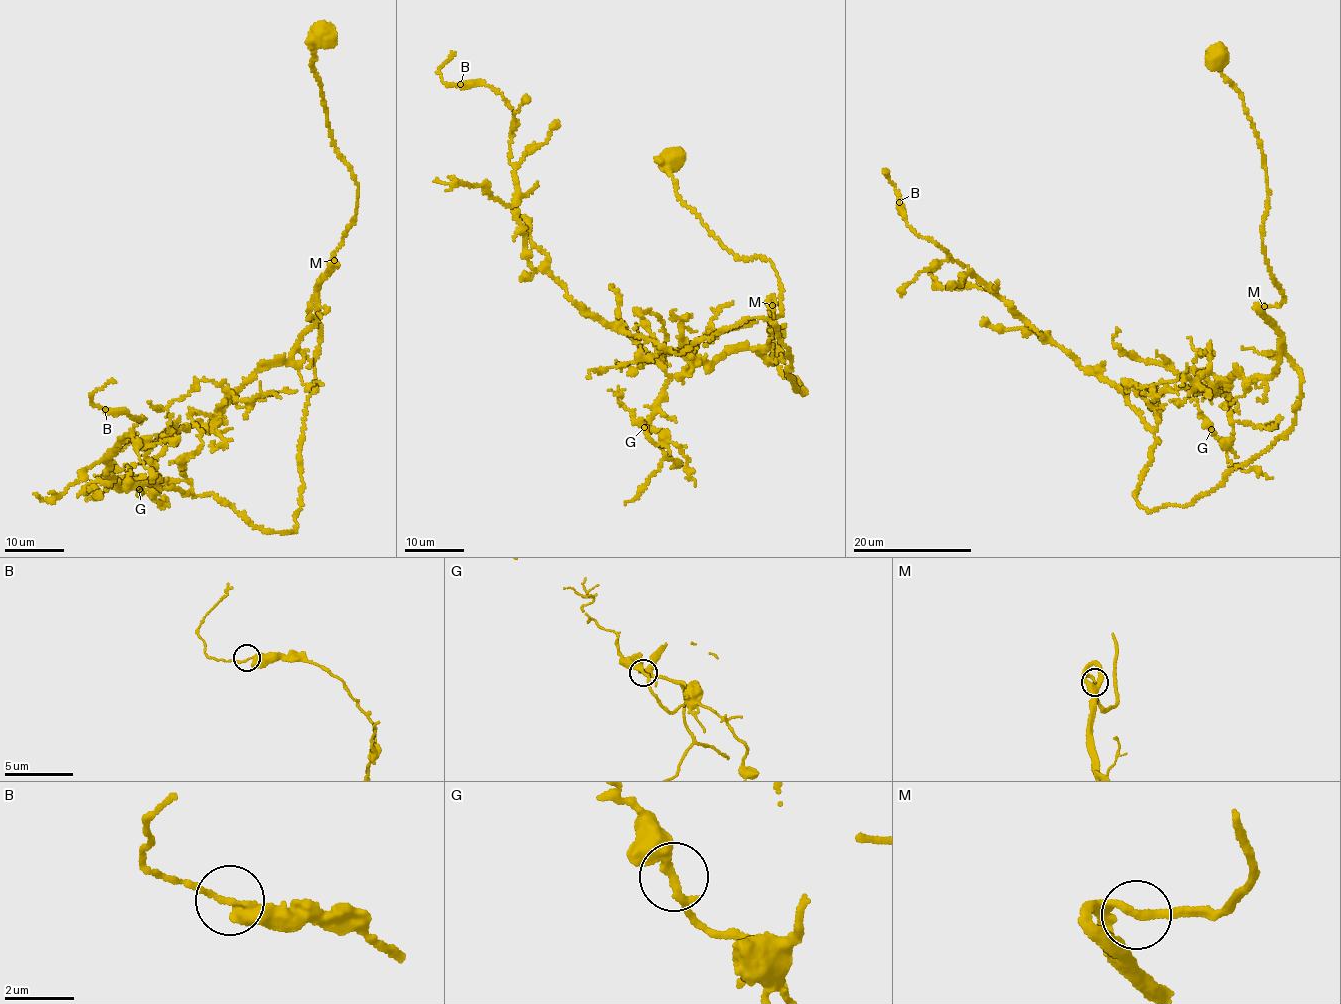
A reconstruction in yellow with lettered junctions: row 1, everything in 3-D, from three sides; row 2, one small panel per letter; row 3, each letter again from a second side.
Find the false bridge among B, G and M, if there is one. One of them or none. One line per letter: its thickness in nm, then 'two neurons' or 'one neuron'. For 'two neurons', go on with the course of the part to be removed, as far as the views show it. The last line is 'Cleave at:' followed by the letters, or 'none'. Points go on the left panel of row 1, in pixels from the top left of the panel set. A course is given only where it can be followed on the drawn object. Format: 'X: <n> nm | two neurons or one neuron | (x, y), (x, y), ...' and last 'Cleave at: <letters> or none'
B: 220 nm | one neuron
G: 300 nm | one neuron
M: 240 nm | one neuron
Cleave at: none

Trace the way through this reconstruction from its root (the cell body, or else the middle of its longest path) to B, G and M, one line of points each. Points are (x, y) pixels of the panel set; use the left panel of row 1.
B: (318, 35), (358, 202), (308, 316), (295, 529), (118, 489), (105, 459), (144, 419), (106, 408)
G: (318, 35), (311, 66), (358, 198), (318, 319), (213, 421), (159, 440), (146, 454), (157, 481), (139, 488)
M: (318, 35), (311, 66), (322, 88), (331, 140), (351, 170), (358, 198), (354, 222), (334, 260)

